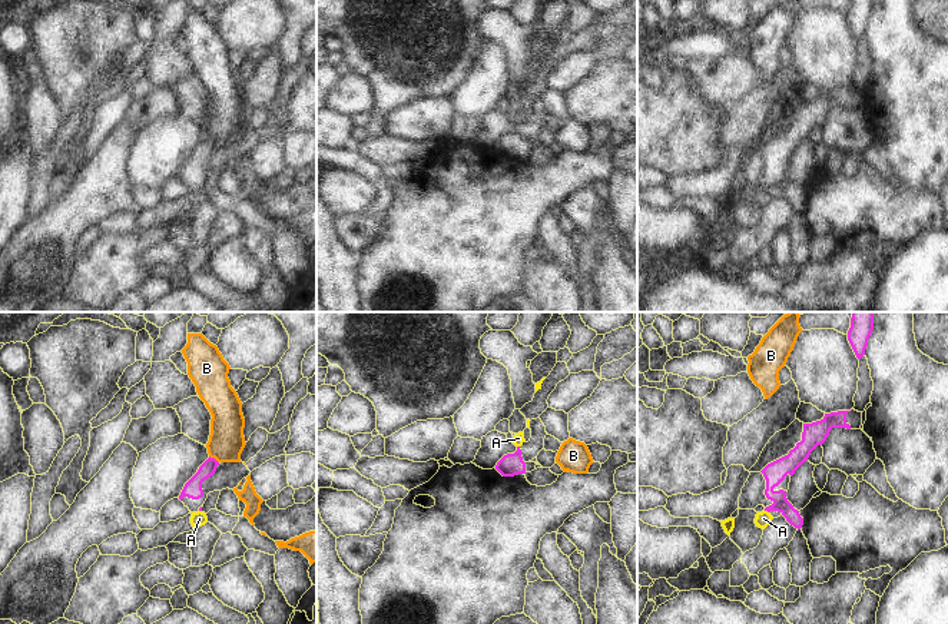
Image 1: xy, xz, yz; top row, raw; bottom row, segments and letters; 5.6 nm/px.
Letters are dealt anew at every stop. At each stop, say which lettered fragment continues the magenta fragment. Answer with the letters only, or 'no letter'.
no letter

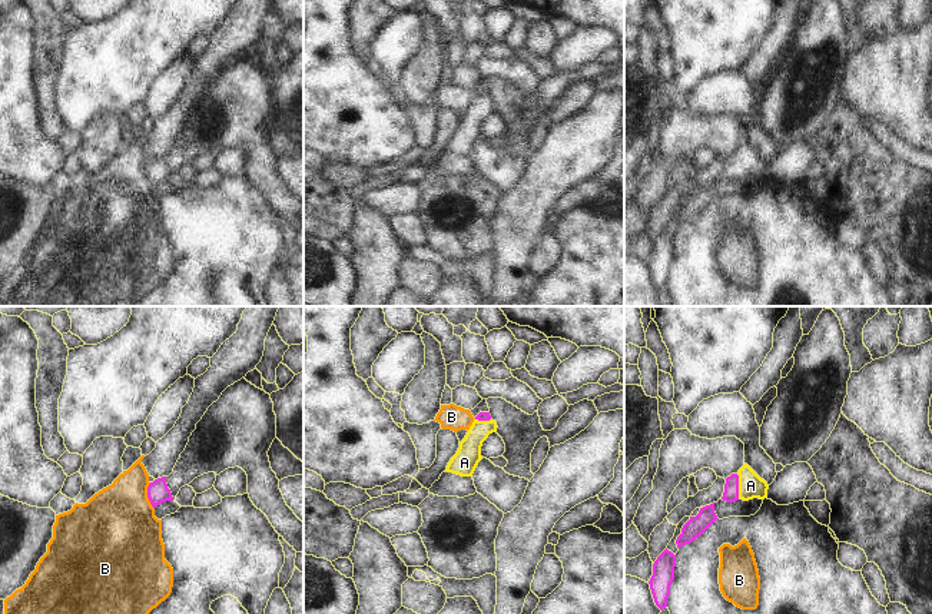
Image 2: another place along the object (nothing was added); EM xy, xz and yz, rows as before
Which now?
A

